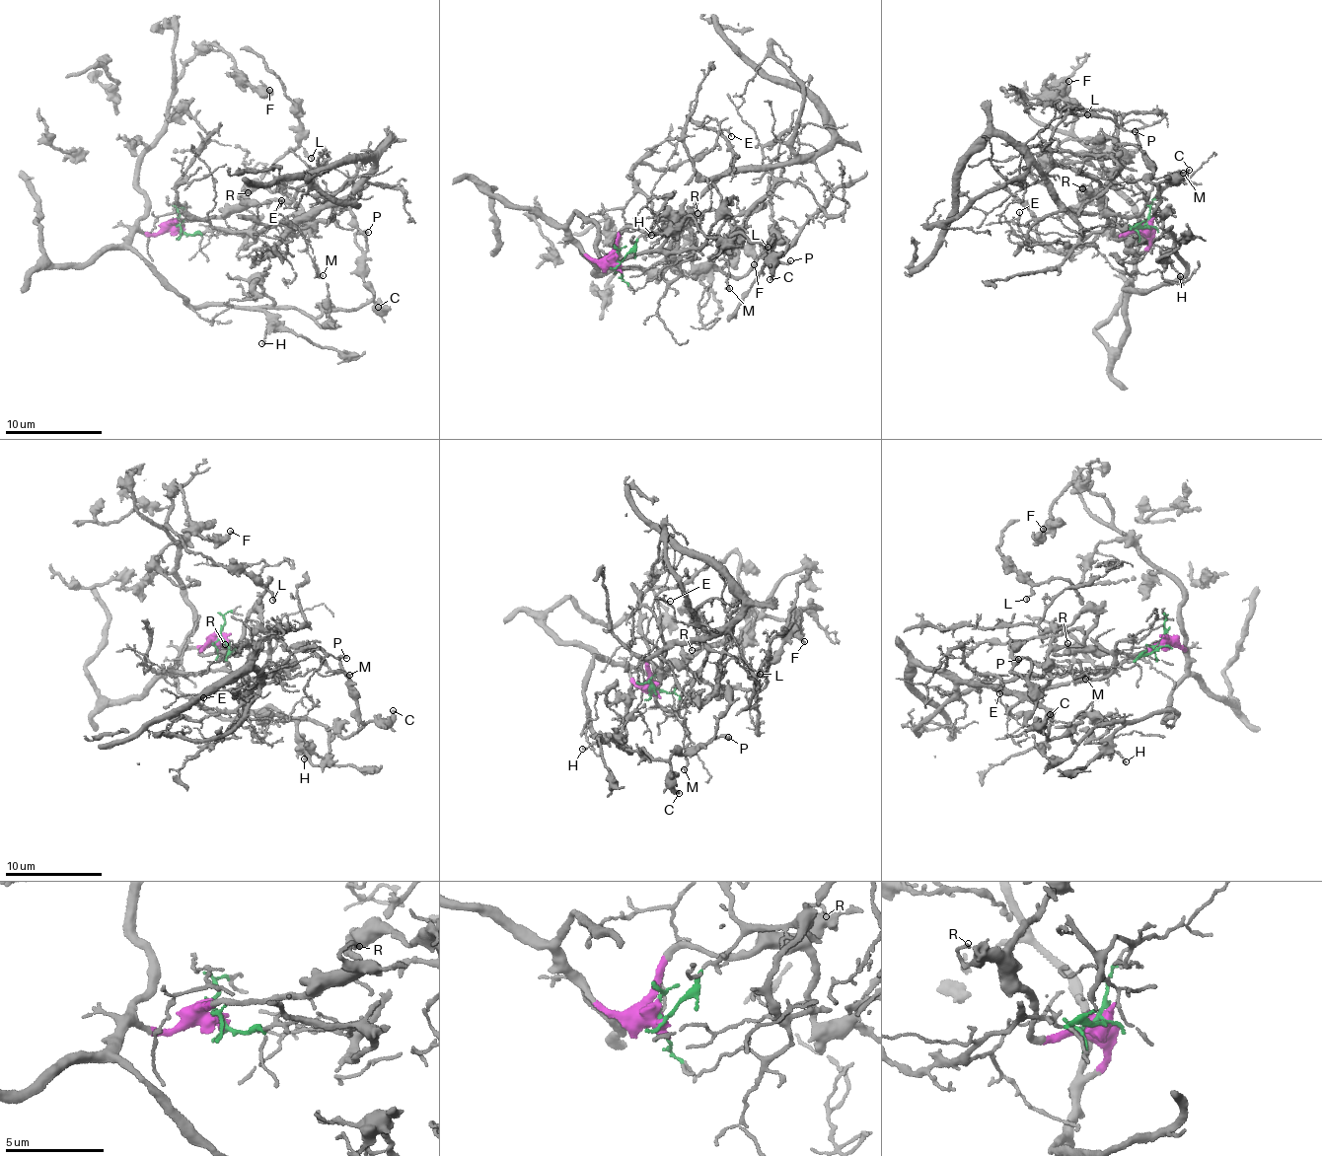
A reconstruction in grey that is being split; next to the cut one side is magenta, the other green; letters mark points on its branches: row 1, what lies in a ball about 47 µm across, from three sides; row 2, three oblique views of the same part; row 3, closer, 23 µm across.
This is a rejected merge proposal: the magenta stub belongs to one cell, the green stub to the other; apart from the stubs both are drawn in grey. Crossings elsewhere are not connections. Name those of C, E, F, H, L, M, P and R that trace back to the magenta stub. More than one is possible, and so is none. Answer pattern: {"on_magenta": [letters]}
{"on_magenta": ["C", "F", "H", "L", "P", "R"]}

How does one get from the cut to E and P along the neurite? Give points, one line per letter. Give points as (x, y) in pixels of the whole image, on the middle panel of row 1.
E: (617, 264), (631, 252), (658, 222), (691, 214), (718, 178), (724, 175), (732, 157), (723, 130), (731, 136)
P: (617, 264), (601, 266), (573, 243), (574, 213), (597, 226), (607, 260), (743, 233), (791, 260)

